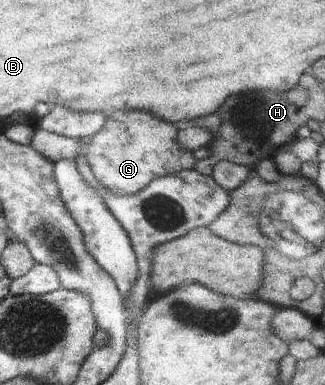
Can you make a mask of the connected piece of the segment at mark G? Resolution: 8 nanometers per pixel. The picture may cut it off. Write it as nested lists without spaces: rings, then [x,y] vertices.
[[[121,110],[113,112],[105,128],[90,141],[80,141],[39,129],[34,132],[29,144],[52,163],[83,157],[87,159],[95,178],[113,194],[134,195],[147,188],[153,179],[194,168],[197,160],[193,152],[185,150],[178,143],[177,135],[177,127],[159,116],[153,116],[151,112]]]

